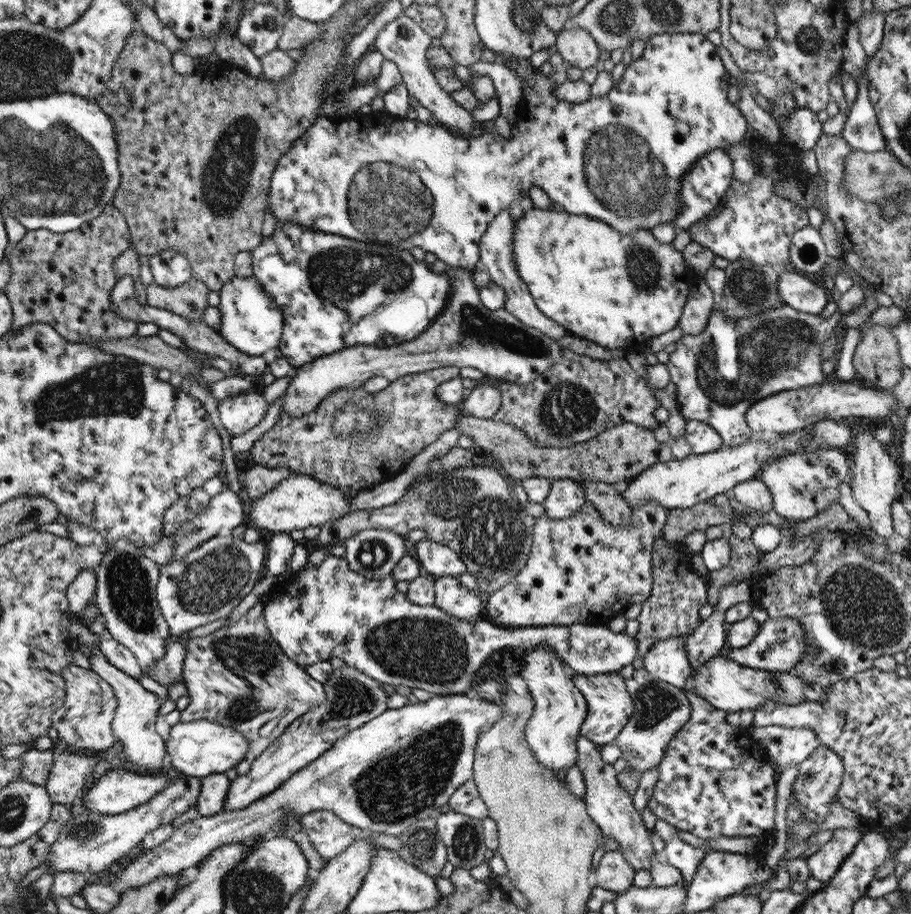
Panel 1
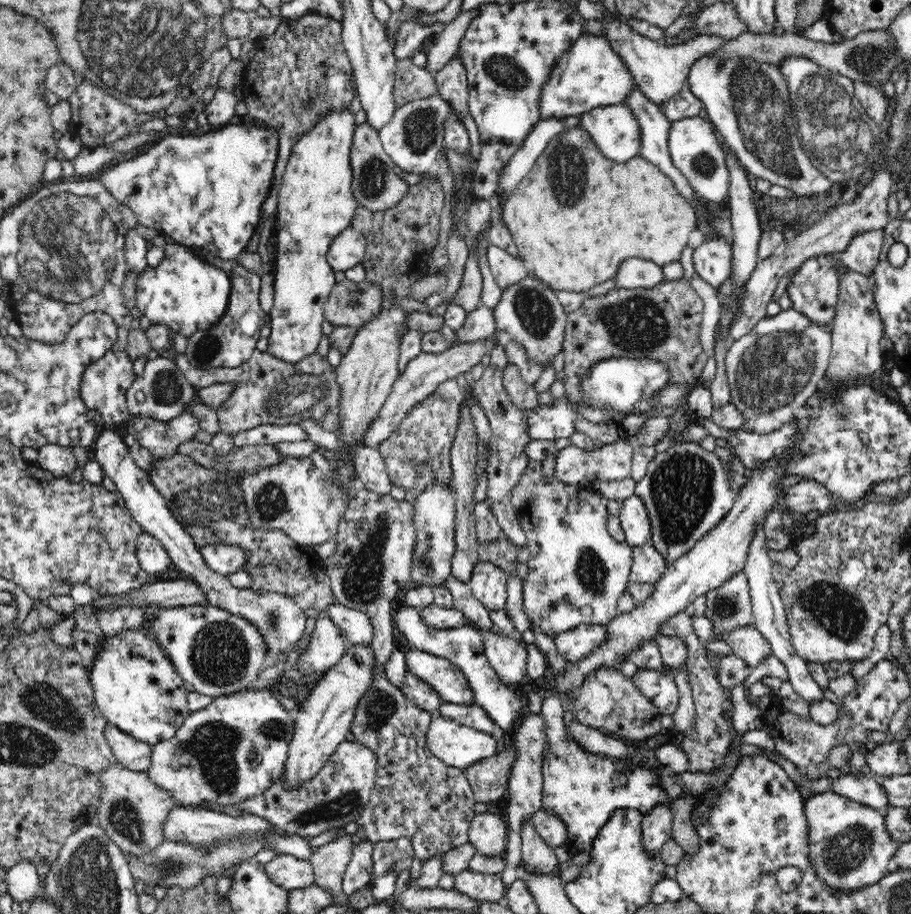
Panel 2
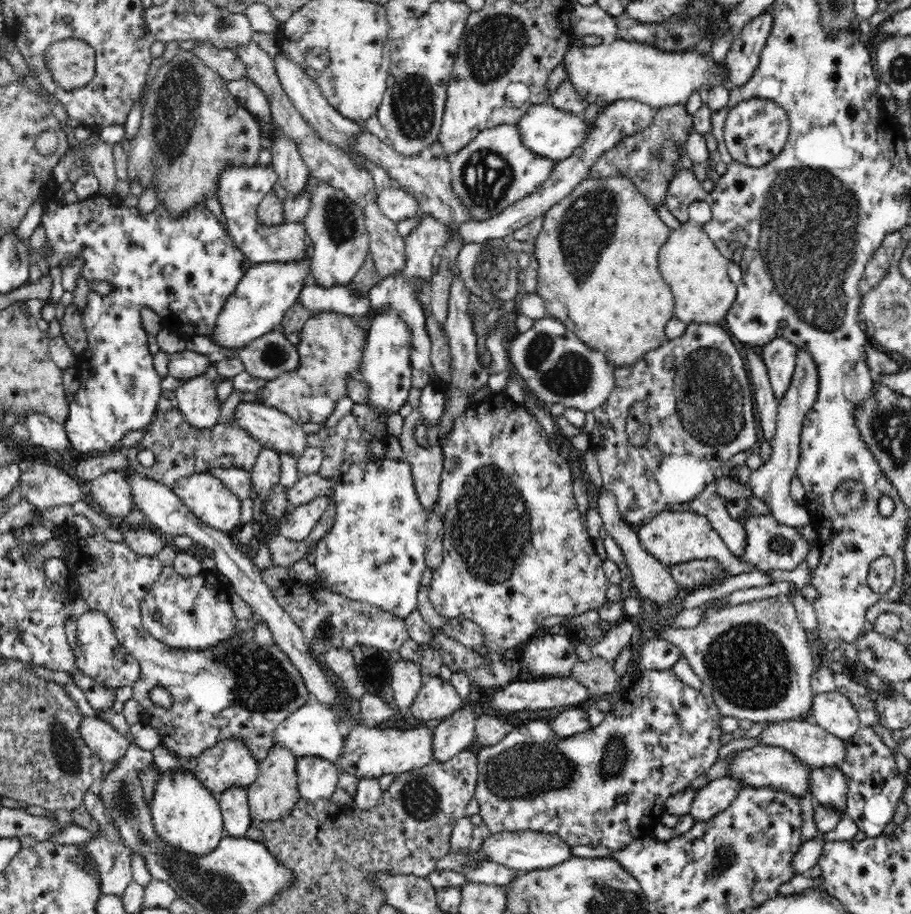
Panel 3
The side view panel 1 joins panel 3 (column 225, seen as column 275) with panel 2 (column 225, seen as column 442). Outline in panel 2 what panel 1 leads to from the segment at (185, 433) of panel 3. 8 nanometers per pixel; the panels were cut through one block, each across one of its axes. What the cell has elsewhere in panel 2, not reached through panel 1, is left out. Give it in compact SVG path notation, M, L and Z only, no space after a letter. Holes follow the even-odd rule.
M254 349L251 357L240 366L208 370L192 367L185 353L177 352L174 361L197 389L214 384L235 385L234 393L216 409L220 432L229 436L267 424L296 425L308 419L321 422L329 411L336 412L341 404L341 391L334 369L329 365L328 359L318 353L293 363L280 360L268 351Z

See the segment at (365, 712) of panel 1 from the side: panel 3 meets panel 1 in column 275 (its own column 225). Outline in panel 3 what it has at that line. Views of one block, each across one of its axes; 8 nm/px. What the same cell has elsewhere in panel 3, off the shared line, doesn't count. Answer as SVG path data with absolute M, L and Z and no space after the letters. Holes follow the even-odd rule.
M229 740L213 746L212 749L206 749L204 753L197 756L195 767L195 777L215 796L219 796L234 786L247 788L255 781L259 762L255 760L252 753L247 750L242 742Z

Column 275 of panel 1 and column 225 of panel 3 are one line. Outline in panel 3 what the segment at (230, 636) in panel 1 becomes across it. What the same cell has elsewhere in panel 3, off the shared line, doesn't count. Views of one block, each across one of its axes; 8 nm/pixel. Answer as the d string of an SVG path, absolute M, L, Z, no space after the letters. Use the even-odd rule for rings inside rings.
M68 525L68 536L64 532L64 536L62 534L58 536L58 540L64 546L64 562L68 564L69 572L72 574L78 570L78 558L80 558L80 578L78 584L72 586L73 592L82 594L90 610L99 611L108 617L118 642L127 650L127 654L140 664L140 676L131 686L133 698L143 706L143 713L150 716L150 725L157 729L161 744L180 757L193 759L223 741L234 740L242 742L255 760L262 762L272 746L271 734L274 727L286 720L295 710L312 701L312 696L299 671L280 650L269 626L266 623L257 623L254 628L248 629L242 622L229 639L207 649L171 648L166 643L156 640L143 627L140 603L146 591L158 580L163 569L162 563L157 556L136 554L125 541L109 540L102 531L92 532L90 538L84 539L78 535L75 528L70 528ZM154 686L162 686L170 692L172 707L164 709L152 702L148 694Z

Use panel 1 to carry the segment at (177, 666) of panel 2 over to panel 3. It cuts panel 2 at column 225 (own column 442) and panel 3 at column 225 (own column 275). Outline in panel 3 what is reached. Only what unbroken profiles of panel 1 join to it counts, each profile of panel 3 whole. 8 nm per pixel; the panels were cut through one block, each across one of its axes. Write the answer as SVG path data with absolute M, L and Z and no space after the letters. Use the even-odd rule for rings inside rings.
M164 566L158 580L146 591L140 603L143 627L156 640L166 643L171 648L194 649L216 646L229 639L242 625L242 617L235 614L229 601L230 584L220 579L219 573L212 570L200 570L200 574L184 578L173 566Z

